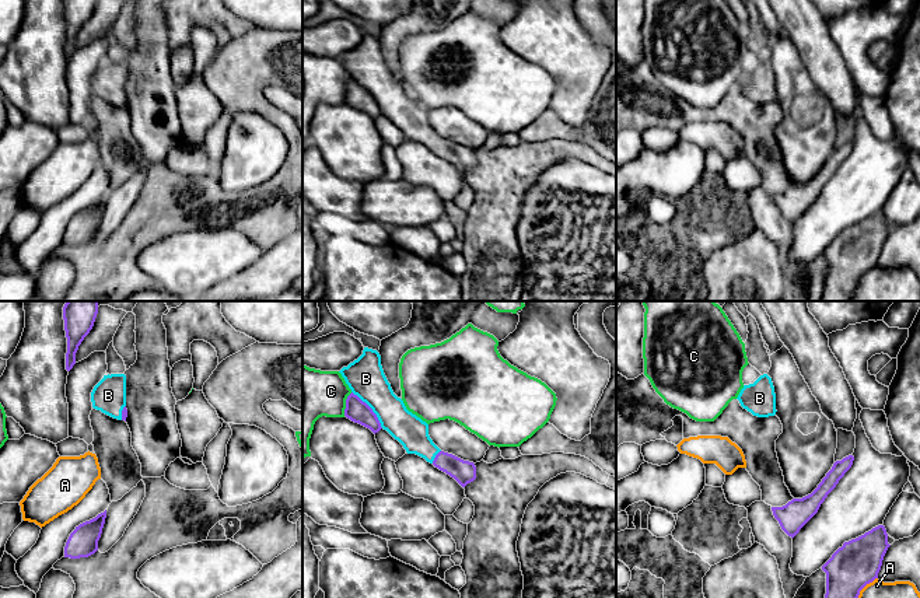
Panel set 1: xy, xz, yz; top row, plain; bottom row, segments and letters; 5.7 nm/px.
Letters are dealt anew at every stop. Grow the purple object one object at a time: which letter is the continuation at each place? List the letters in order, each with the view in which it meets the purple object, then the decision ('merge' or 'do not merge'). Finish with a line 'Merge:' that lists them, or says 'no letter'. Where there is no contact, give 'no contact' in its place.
A: meets purple in yz; do not merge
B: meets purple in xz; merge
C: meets purple in xz; do not merge
Merge: B

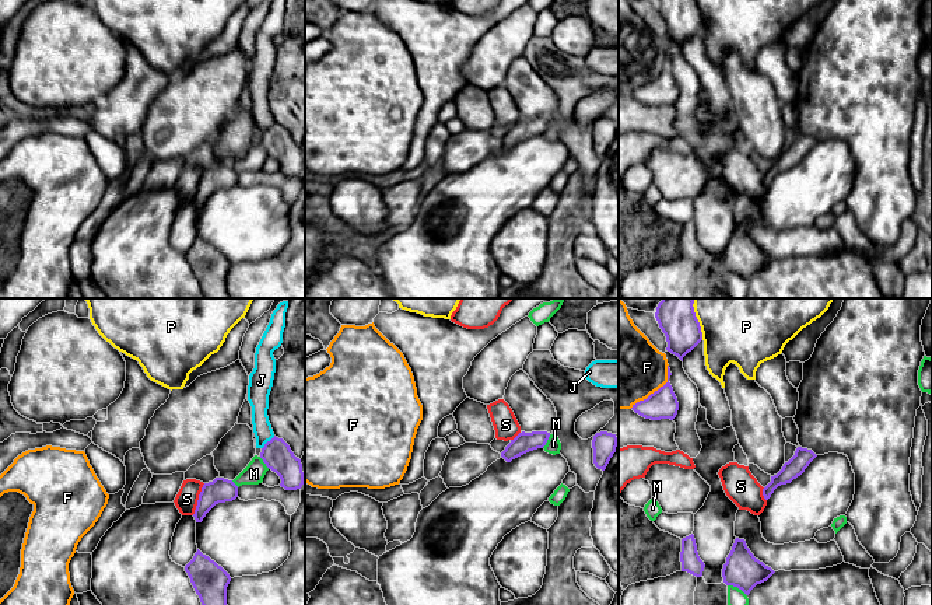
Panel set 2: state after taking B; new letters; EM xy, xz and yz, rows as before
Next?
F: meets purple in yz; do not merge
J: meets purple in xy; do not merge
M: meets purple in yz; do not merge
P: meets purple in yz; do not merge
S: meets purple in xy; do not merge
Merge: no letter

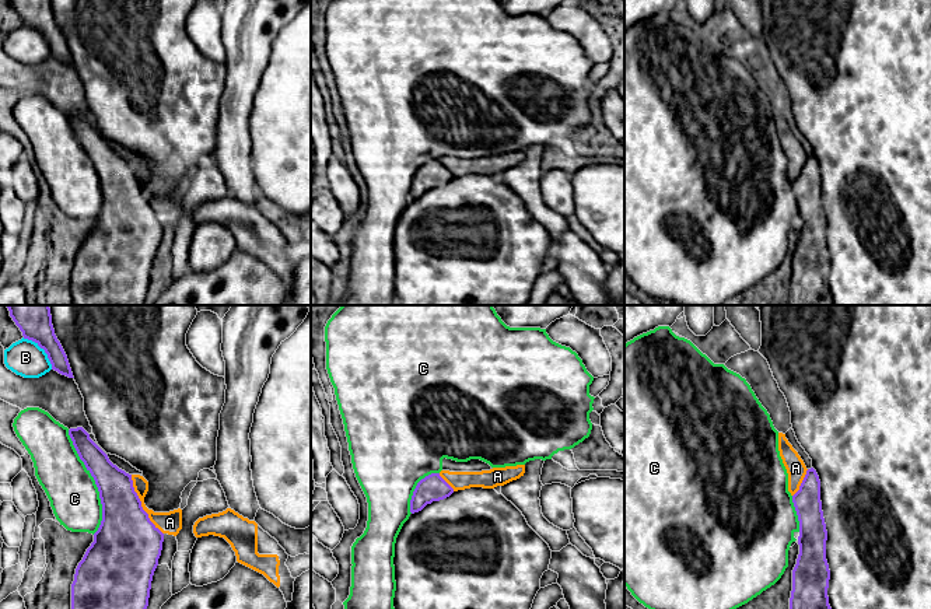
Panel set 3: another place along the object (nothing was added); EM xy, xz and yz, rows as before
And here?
A: meets purple in xy; merge
B: meets purple in xy; do not merge
C: meets purple in xy; do not merge
Merge: A

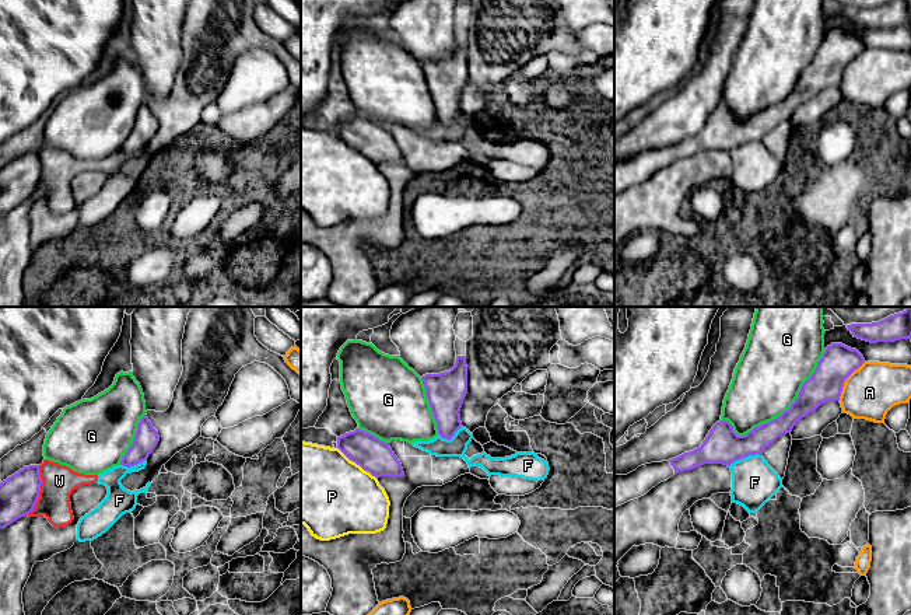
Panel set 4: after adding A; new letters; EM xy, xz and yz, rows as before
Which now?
A: meets purple in yz; do not merge
F: meets purple in yz; do not merge
G: meets purple in yz; do not merge
P: meets purple in xz; do not merge
W: meets purple in xy; do not merge
Merge: no letter

